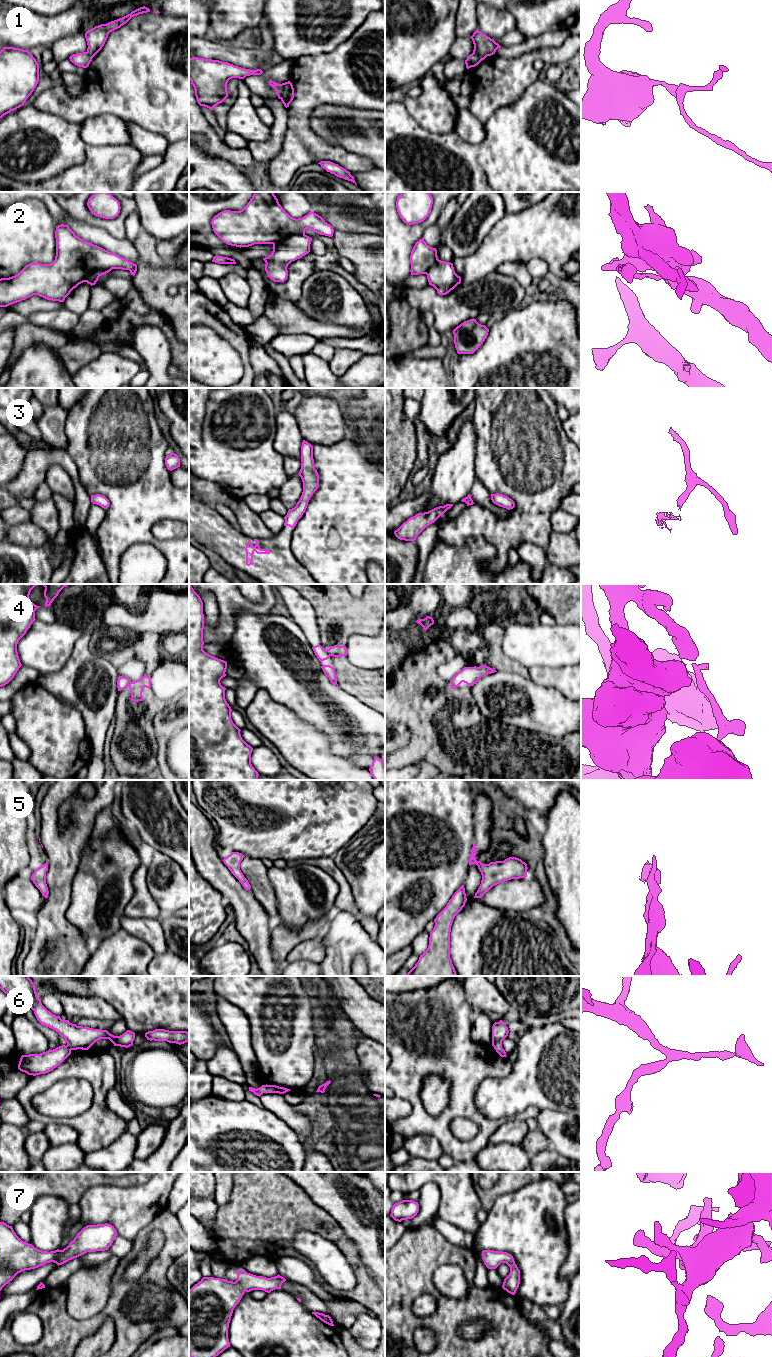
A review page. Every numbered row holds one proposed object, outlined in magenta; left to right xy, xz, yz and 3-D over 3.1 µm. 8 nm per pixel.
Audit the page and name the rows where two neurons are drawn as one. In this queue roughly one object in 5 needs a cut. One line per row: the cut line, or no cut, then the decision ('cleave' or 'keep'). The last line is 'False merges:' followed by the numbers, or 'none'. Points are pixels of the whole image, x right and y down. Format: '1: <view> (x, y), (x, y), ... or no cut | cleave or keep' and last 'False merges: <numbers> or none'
1: xz (287, 82), (280, 98) | cleave
2: no cut | keep
3: no cut | keep
4: xz (325, 650), (330, 655) | cleave
5: no cut | keep
6: no cut | keep
7: no cut | keep
False merges: 1, 4

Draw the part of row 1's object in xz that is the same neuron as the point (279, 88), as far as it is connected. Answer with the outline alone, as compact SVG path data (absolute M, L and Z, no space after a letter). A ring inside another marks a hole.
M270 80L268 83L269 83L270 86L272 86L275 89L278 98L281 99L282 98L283 91L284 91L284 88L285 88L285 84L287 82L282 83L282 84L278 84L278 83Z

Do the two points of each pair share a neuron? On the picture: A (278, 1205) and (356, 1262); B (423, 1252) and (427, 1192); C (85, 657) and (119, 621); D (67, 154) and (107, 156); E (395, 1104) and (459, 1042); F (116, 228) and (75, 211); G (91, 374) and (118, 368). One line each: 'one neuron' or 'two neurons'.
A: one neuron
B: two neurons
C: two neurons
D: two neurons
E: two neurons
F: one neuron
G: one neuron

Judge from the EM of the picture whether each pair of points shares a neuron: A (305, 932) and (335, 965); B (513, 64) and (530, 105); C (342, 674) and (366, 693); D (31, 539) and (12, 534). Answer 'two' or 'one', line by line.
A: two
B: two
C: one
D: one

